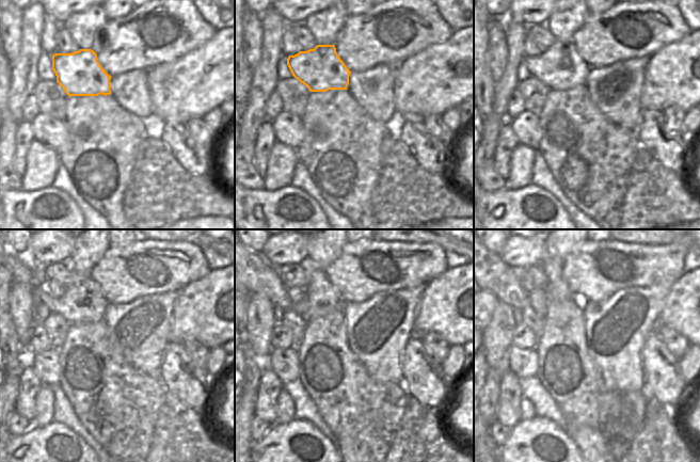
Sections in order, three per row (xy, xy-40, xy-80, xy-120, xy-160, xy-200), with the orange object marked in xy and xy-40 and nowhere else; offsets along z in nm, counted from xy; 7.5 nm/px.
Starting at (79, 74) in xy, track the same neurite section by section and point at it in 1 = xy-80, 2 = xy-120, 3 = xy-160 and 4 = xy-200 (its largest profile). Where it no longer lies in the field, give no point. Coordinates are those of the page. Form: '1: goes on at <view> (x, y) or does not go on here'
1: goes on at xy-80 (559, 67)
2: goes on at xy-120 (82, 303)
3: goes on at xy-160 (320, 295)
4: goes on at xy-200 (556, 287)

